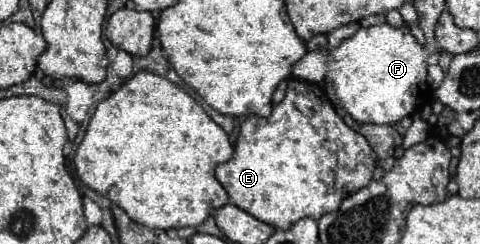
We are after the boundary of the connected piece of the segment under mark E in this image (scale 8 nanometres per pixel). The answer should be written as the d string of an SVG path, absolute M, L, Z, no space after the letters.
M291 78L285 98L273 106L271 116L247 116L239 130L239 140L233 148L229 162L217 166L215 176L229 194L229 200L267 222L273 228L289 228L301 218L319 220L327 212L335 212L345 196L357 192L371 182L377 156L373 154L367 140L351 130L343 118L331 106L323 86L315 86L309 80Z

